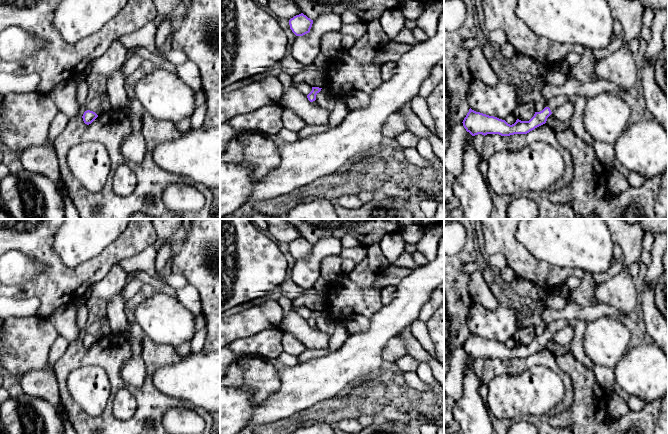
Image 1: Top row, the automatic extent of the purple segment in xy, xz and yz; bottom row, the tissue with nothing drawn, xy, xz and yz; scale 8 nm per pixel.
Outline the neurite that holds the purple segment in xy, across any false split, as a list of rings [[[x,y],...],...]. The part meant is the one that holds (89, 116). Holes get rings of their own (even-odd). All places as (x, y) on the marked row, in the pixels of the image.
[[[90,110],[85,111],[82,116],[84,123],[87,125],[91,124],[97,117],[98,115]]]

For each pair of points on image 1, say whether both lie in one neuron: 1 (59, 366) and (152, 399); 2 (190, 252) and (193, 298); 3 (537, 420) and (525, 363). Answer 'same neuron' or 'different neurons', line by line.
1: same neuron
2: different neurons
3: same neuron

